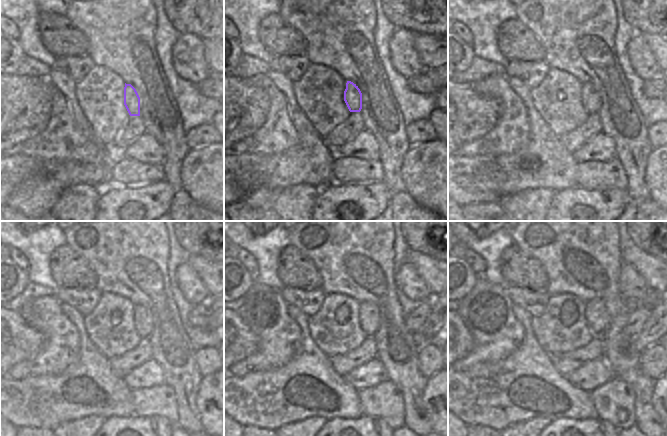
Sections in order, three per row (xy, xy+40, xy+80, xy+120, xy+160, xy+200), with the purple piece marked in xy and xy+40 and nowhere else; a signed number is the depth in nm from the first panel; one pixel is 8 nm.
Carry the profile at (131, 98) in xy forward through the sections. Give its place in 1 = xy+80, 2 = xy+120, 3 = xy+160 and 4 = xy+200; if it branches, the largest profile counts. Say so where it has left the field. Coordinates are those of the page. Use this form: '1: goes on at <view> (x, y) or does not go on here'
1: goes on at xy+80 (590, 99)
2: goes on at xy+120 (143, 324)
3: goes on at xy+160 (369, 314)
4: goes on at xy+200 (595, 312)

